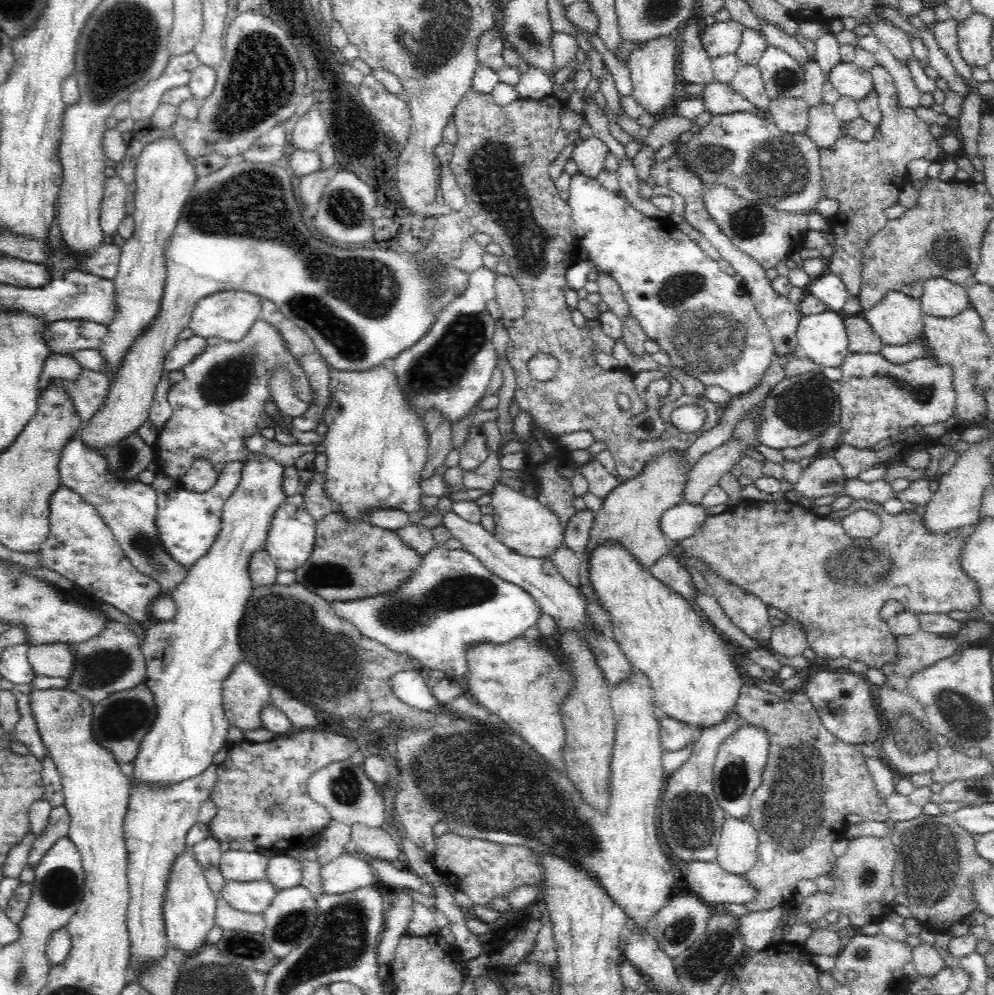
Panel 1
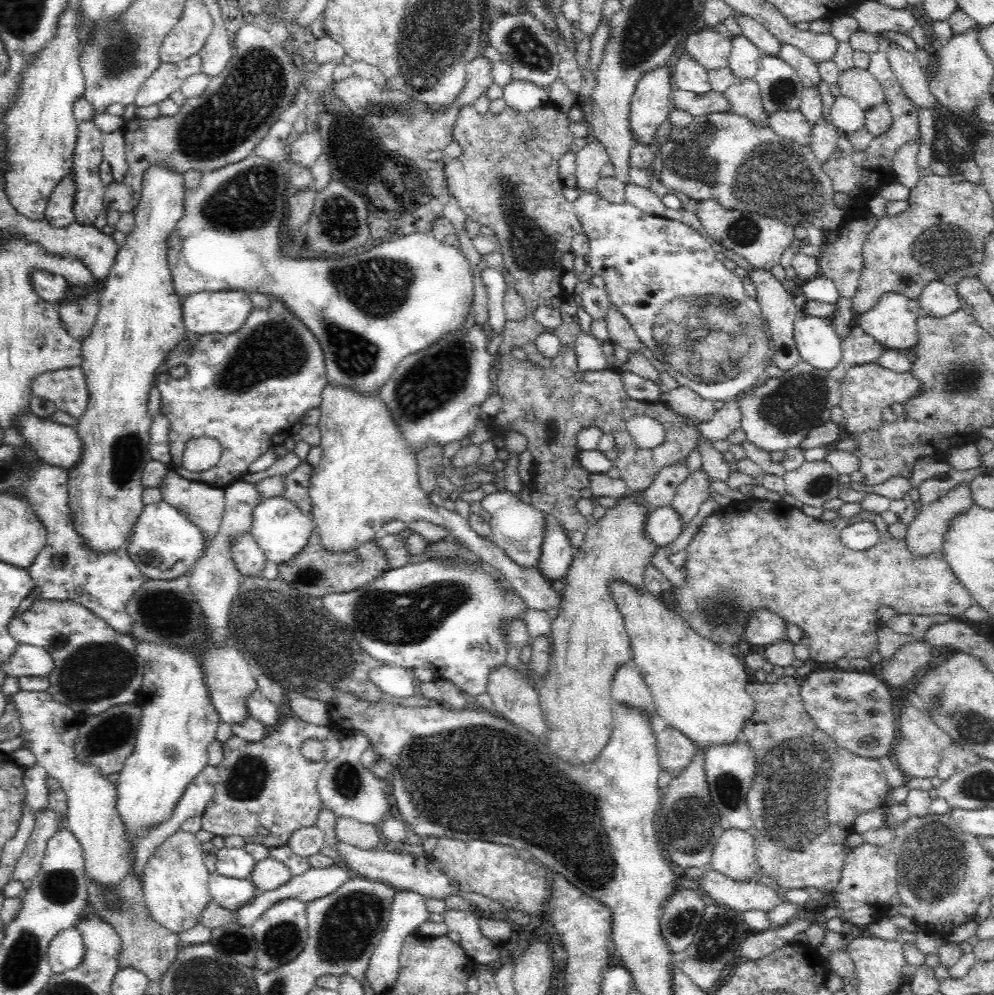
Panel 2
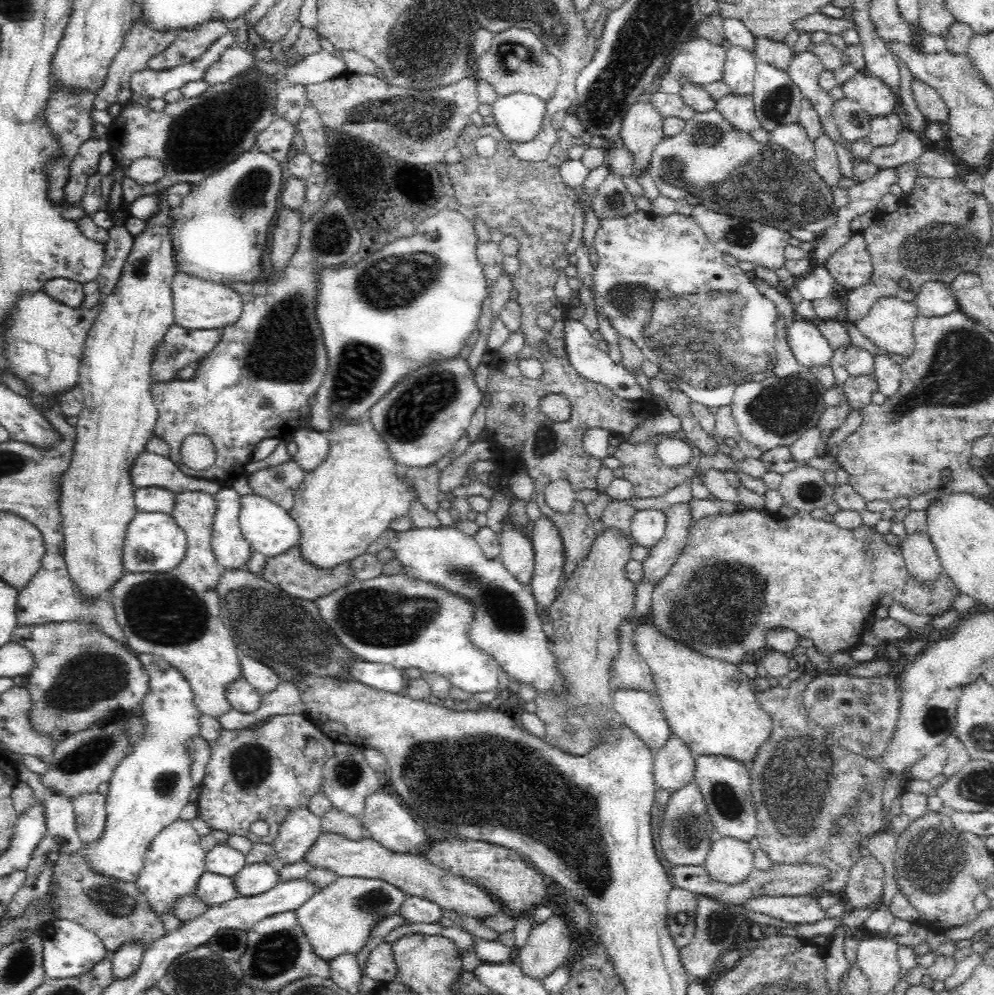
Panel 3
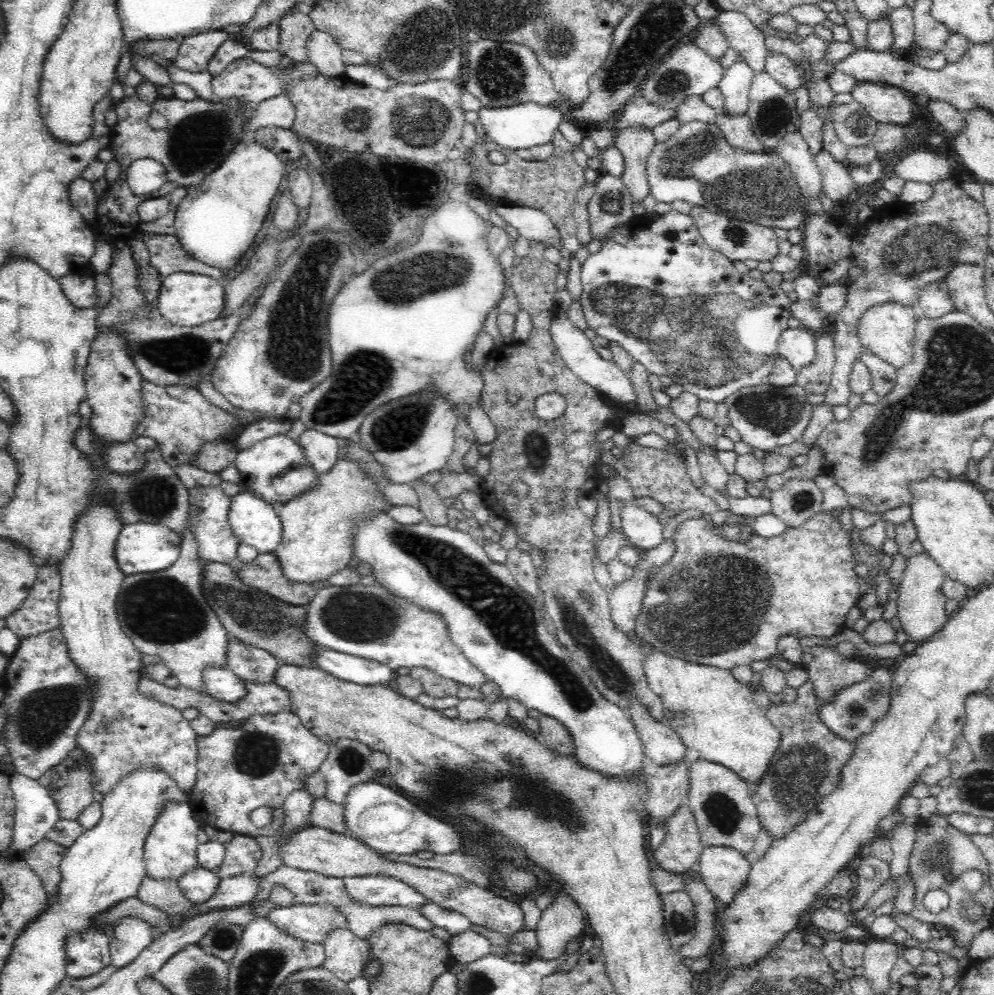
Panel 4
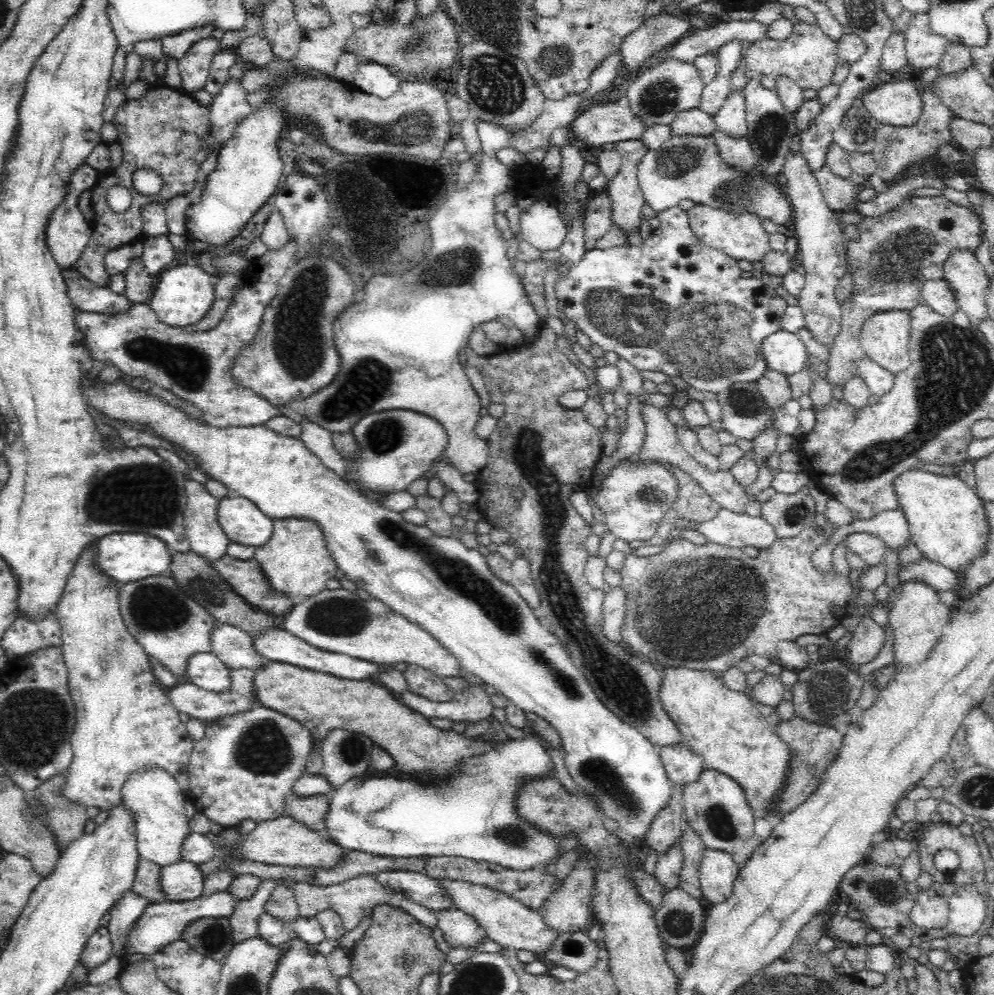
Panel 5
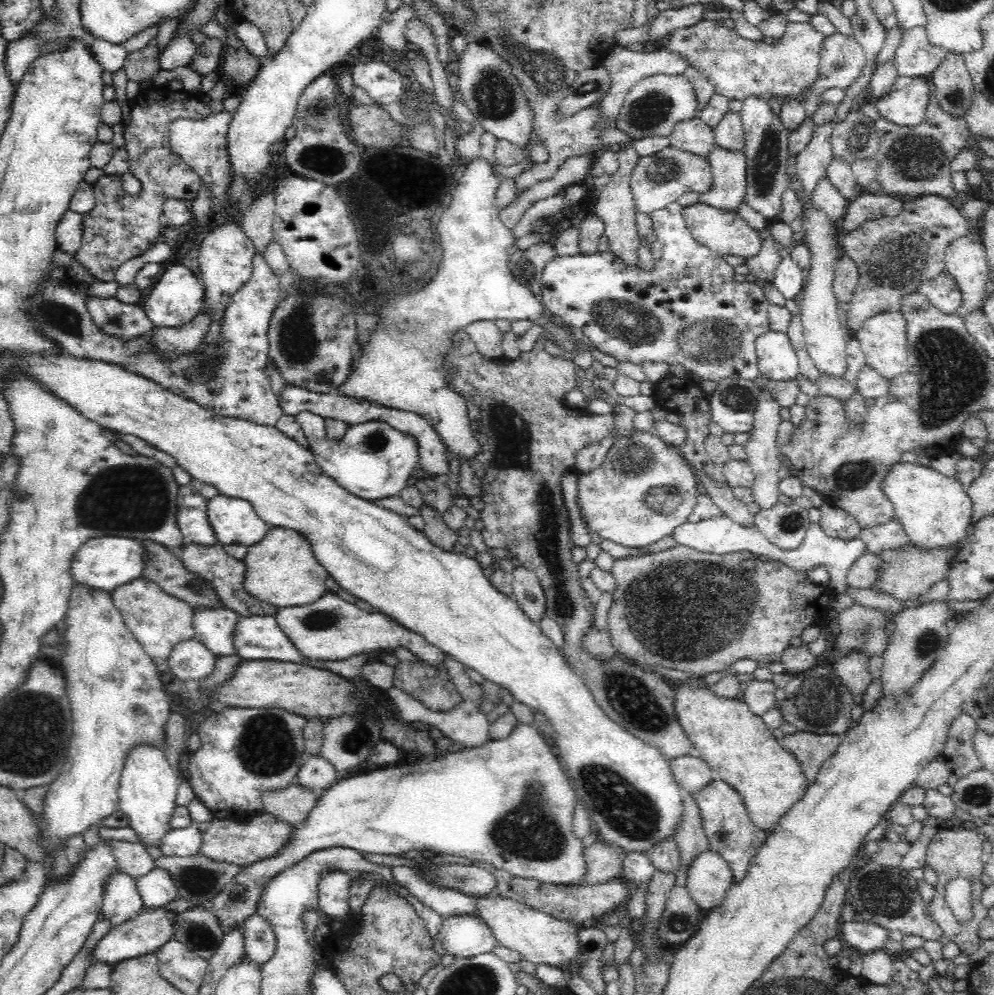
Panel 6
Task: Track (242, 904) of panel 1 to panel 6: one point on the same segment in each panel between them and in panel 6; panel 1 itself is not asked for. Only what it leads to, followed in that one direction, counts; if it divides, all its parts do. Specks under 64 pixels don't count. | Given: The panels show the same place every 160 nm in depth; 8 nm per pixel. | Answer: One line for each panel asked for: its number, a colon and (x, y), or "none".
2: (229, 893)
3: (213, 889)
4: (197, 884)
5: (181, 881)
6: (156, 888)

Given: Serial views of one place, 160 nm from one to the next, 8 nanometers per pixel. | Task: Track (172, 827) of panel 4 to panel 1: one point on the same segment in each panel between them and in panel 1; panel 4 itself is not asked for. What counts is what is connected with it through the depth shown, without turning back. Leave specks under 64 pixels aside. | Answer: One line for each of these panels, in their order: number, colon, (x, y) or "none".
1: (188, 910)
2: (174, 879)
3: (175, 859)

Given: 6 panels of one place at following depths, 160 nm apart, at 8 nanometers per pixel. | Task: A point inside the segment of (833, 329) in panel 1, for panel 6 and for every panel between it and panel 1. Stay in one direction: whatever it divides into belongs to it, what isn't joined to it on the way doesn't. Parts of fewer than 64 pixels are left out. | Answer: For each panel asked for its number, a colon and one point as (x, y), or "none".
2: (818, 345)
3: (804, 339)
4: (795, 346)
5: (783, 352)
6: (777, 360)

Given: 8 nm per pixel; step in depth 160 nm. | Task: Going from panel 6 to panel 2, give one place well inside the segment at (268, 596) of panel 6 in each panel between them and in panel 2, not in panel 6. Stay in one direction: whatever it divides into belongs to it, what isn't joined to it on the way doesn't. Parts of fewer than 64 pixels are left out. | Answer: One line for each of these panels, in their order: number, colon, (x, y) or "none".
2: (366, 478)
3: (341, 508)
4: (316, 527)
5: (294, 562)

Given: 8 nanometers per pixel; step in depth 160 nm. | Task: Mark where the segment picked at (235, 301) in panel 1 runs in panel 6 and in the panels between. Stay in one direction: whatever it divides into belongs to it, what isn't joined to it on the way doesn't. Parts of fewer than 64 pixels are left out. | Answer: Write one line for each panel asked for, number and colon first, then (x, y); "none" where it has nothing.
2: (206, 312)
3: (198, 303)
4: (185, 299)
5: (183, 295)
6: (176, 298)

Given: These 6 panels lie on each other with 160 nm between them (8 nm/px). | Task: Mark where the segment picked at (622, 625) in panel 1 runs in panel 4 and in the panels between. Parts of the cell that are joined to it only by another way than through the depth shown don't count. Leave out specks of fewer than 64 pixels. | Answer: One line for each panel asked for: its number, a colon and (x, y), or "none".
2: (700, 689)
3: (709, 704)
4: (715, 715)

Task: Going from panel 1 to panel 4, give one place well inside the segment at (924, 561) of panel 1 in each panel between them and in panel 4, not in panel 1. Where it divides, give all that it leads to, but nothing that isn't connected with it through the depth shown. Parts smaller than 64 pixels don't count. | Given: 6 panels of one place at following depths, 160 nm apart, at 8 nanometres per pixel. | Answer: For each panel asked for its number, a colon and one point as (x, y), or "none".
2: (752, 555)
3: (739, 576)
4: (717, 603)

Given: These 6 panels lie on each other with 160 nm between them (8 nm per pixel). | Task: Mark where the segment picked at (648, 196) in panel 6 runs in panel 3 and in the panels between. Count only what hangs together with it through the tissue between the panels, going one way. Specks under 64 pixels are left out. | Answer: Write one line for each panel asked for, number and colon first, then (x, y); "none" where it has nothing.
3: (709, 163)
4: (696, 164)
5: (687, 167)

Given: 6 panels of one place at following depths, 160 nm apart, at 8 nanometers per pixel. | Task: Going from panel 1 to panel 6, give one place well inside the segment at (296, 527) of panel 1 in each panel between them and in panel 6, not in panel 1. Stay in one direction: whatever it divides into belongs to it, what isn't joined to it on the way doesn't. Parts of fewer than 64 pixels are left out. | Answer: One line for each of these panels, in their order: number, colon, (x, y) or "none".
2: (281, 530)
3: (267, 528)
4: (253, 522)
5: (242, 521)
6: (234, 522)

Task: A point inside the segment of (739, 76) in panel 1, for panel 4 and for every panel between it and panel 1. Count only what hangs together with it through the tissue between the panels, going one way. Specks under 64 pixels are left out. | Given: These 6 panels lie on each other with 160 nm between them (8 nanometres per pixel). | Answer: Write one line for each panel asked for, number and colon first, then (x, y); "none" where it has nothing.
2: (744, 97)
3: (740, 112)
4: (736, 131)

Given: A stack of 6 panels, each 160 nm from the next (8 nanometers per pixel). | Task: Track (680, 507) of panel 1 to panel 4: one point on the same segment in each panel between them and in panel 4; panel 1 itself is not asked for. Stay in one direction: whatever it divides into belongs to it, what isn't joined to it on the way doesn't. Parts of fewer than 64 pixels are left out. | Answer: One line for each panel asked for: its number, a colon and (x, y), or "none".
2: (661, 526)
3: (647, 527)
4: (642, 529)

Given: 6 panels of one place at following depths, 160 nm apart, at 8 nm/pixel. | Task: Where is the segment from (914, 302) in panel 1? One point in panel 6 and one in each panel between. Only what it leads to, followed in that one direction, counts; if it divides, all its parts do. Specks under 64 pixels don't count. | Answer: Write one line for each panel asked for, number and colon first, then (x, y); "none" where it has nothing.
2: (892, 322)
3: (889, 322)
4: (887, 331)
5: (884, 338)
6: (883, 337)

